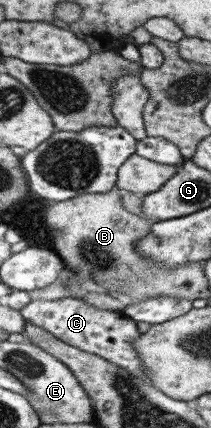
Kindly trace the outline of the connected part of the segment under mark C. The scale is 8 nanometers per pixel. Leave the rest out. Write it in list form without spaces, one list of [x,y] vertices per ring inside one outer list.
[[[69,296],[58,300],[29,300],[29,303],[21,306],[18,312],[27,324],[45,329],[59,341],[64,341],[67,345],[81,349],[81,351],[99,355],[109,364],[129,373],[129,376],[148,379],[145,376],[147,372],[132,343],[133,339],[139,337],[139,331],[135,327],[135,322],[127,316],[121,316],[111,310],[93,308],[83,300]]]

